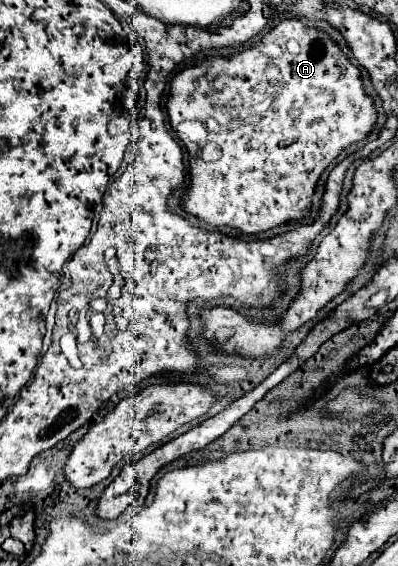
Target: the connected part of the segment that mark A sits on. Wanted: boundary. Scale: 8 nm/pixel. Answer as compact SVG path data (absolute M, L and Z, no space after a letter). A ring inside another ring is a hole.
M297 19L281 21L267 35L263 35L263 39L257 45L253 45L251 49L235 53L233 57L209 57L209 59L199 61L195 67L187 67L181 73L177 73L173 83L171 83L171 97L167 101L167 113L169 113L169 121L171 121L171 127L173 127L175 135L183 141L183 145L189 153L191 185L185 193L185 211L209 221L211 225L237 227L245 235L253 235L253 233L261 233L261 231L279 227L289 219L303 219L305 213L311 207L311 195L313 195L313 189L315 189L323 169L341 153L341 149L361 141L377 121L373 101L363 91L363 85L361 85L361 79L359 79L359 69L349 63L345 53L341 53L341 49L329 39L329 35L325 35L317 29L305 27ZM249 117L259 117L259 123L257 125L243 125L243 127L233 129L233 131L227 129L229 121L249 119Z

